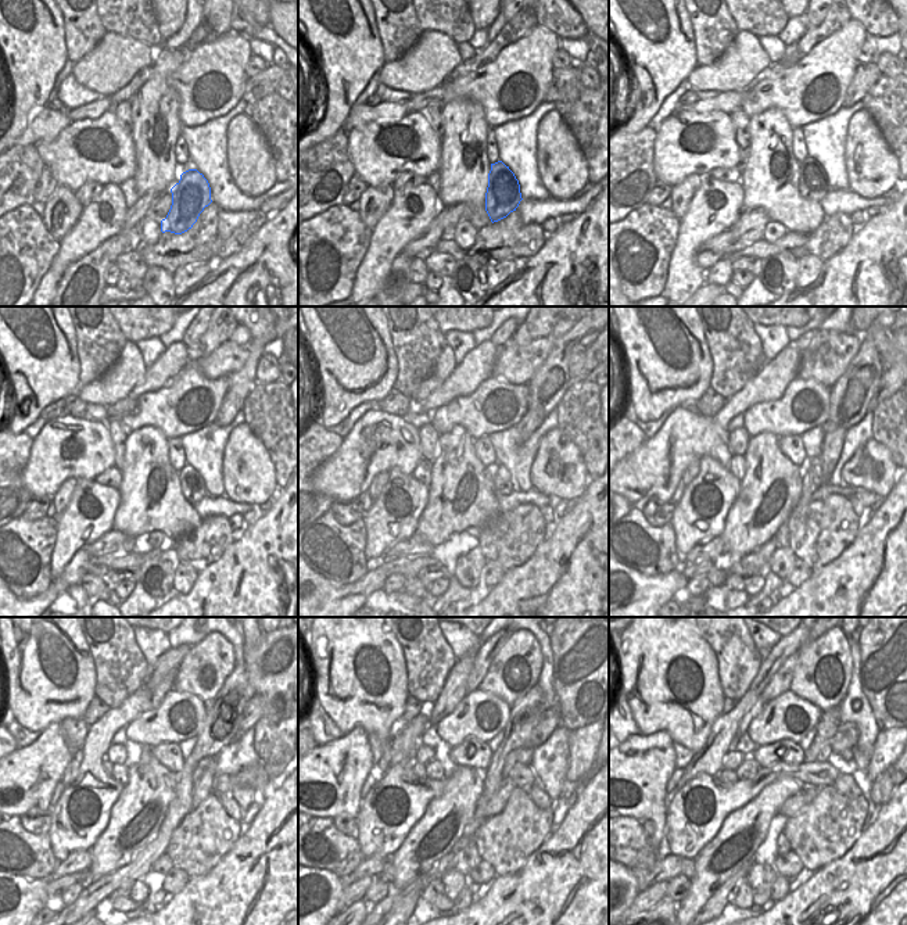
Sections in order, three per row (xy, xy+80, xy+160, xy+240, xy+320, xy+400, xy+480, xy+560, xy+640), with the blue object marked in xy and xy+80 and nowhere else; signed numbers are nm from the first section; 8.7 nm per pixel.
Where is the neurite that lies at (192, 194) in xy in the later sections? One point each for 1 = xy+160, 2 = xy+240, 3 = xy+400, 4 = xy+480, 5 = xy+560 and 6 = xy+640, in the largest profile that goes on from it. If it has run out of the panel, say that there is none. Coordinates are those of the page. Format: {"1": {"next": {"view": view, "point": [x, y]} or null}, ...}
{"1": {"next": {"view": "xy+160", "point": [813, 183]}}, "2": {"next": {"view": "xy+240", "point": [192, 484]}}, "3": {"next": {"view": "xy+400", "point": [816, 465]}}, "4": {"next": {"view": "xy+480", "point": [203, 763]}}, "5": {"next": {"view": "xy+560", "point": [511, 759]}}, "6": {"next": {"view": "xy+640", "point": [825, 750]}}}

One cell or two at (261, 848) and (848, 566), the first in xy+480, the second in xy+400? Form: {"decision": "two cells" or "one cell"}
{"decision": "one cell"}

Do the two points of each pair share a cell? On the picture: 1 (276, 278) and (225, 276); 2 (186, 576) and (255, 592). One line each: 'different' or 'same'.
1: same
2: different

